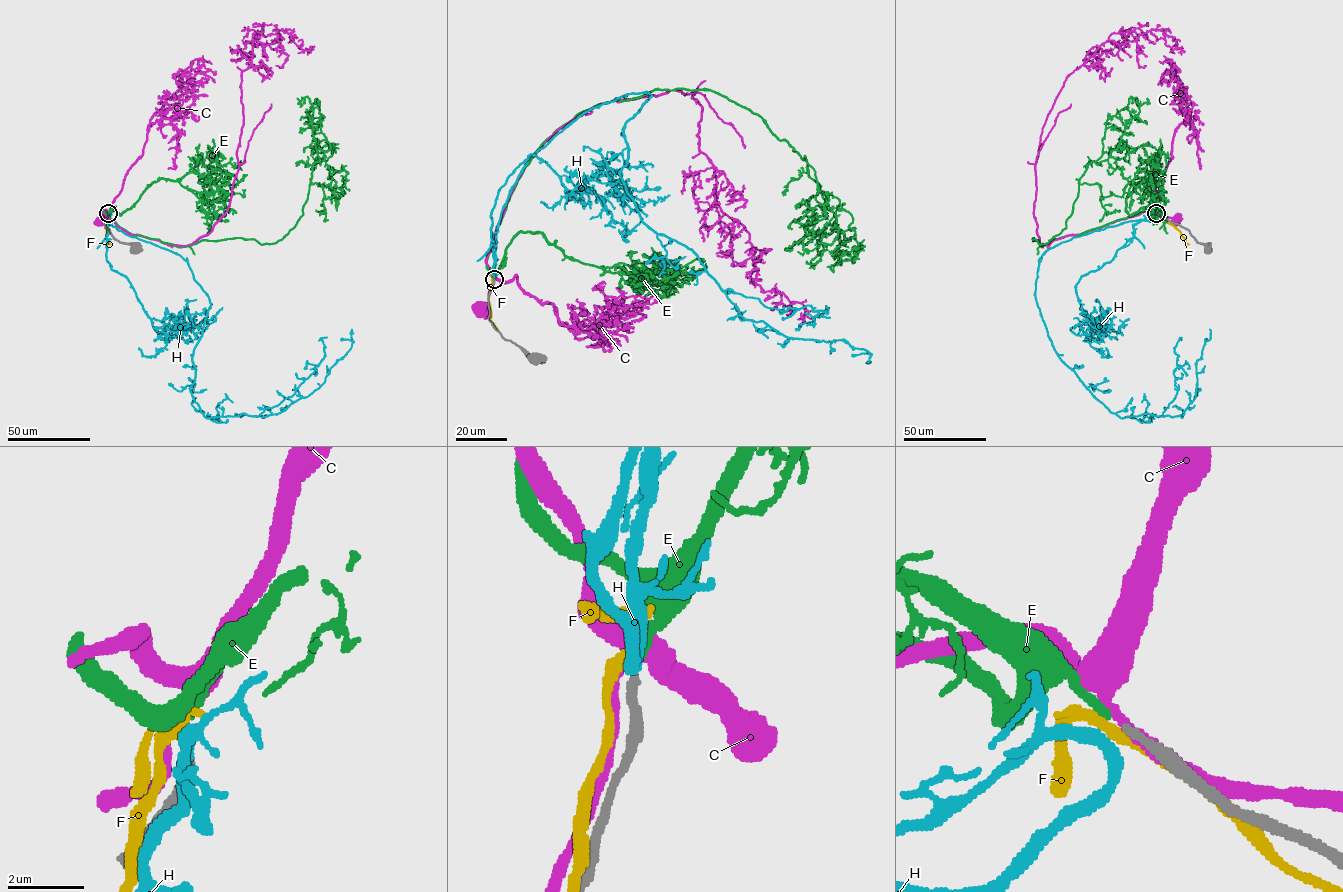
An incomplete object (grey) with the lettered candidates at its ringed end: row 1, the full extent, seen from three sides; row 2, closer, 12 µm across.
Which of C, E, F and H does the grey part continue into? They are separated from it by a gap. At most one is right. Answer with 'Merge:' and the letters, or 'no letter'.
Merge: E

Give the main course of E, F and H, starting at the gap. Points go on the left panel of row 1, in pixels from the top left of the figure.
E: (108, 213), (131, 234), (179, 247), (280, 240), (303, 214), (319, 161), (313, 105), (304, 97), (300, 107)
F: (108, 213), (104, 224), (110, 244)
H: (108, 214), (181, 256), (207, 296), (190, 388), (207, 418), (265, 417), (308, 396), (351, 347), (352, 329)

